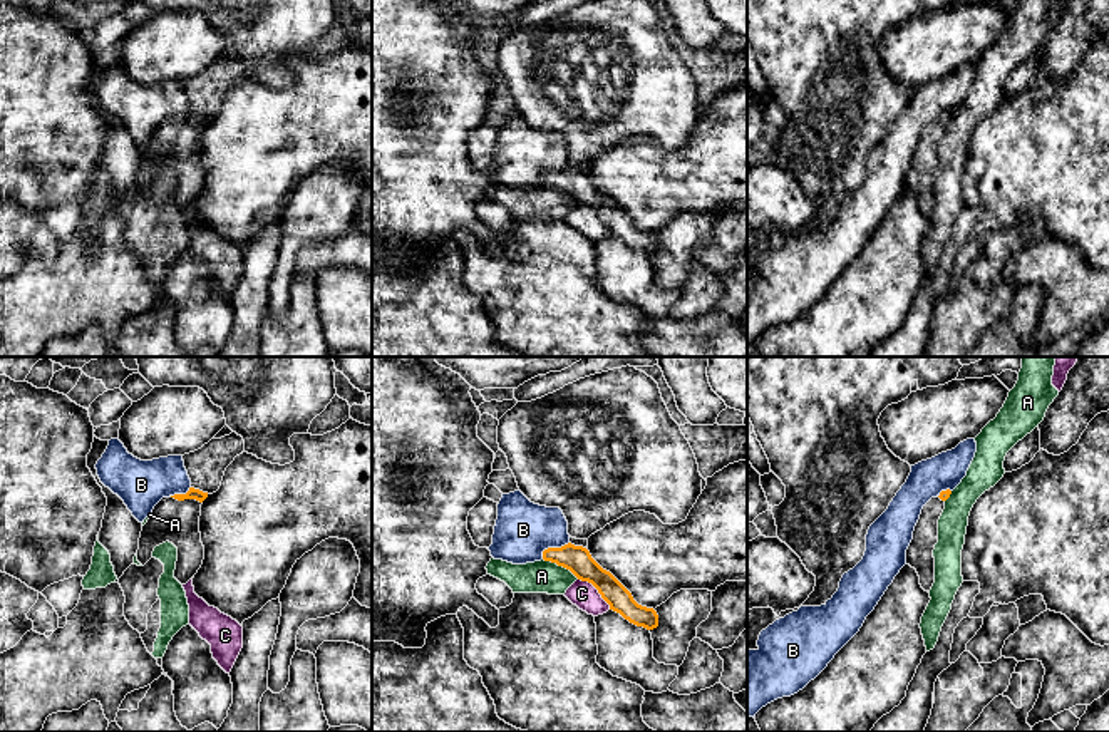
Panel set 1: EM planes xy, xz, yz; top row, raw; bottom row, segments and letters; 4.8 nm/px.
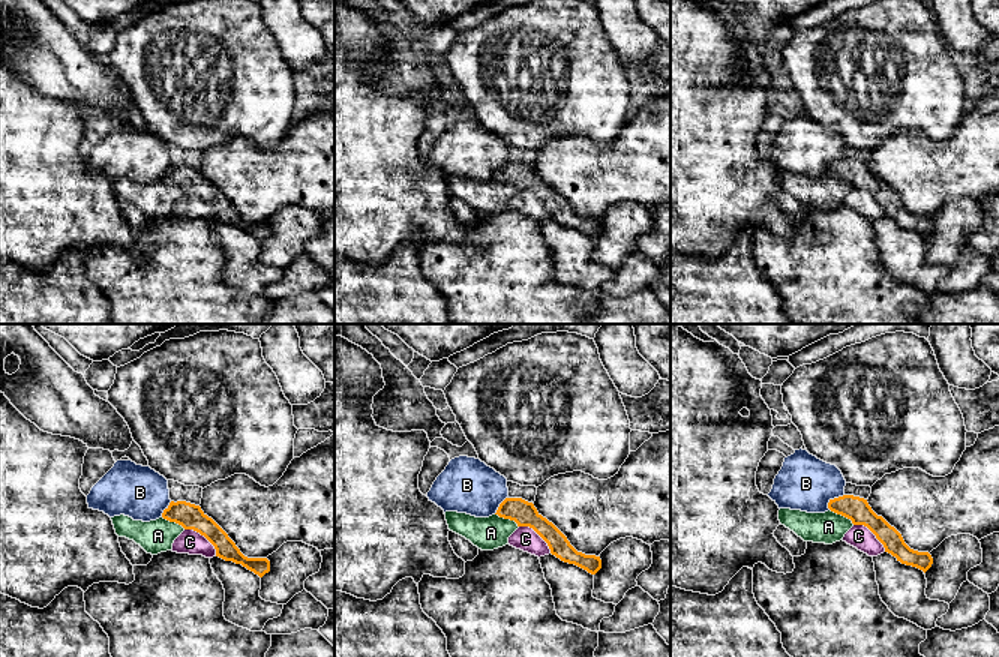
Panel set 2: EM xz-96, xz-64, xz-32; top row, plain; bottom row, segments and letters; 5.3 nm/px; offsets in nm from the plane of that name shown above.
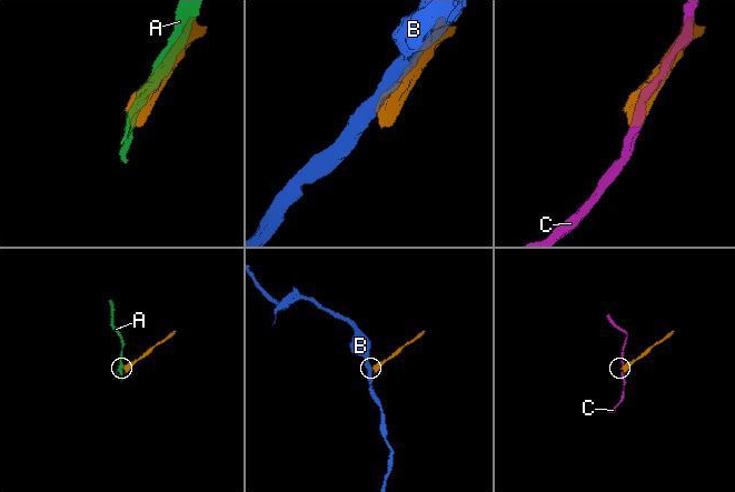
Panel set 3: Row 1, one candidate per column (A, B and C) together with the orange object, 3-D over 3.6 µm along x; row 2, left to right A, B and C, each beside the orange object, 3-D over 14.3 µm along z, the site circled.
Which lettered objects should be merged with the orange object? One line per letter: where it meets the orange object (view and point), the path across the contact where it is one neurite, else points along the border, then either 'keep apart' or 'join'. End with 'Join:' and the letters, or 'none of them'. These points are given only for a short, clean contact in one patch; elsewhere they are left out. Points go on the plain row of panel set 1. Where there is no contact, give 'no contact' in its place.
A: meets orange in xz at (562, 190); keep apart
B: meets orange in xz at (551, 173); border along xz (568, 166), (560, 171), (548, 171), (541, 183); keep apart
C: meets orange in xz at (597, 213); keep apart
Join: none of them

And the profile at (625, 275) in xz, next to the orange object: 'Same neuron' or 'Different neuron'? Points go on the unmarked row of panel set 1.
Different neuron

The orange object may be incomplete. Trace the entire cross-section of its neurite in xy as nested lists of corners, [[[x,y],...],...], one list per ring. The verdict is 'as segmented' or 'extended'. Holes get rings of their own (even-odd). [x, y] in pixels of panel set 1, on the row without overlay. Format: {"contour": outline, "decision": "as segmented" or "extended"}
{"contour": [[[189,112],[186,119],[162,122],[142,151],[137,186],[144,191],[156,171],[169,166],[178,173],[174,203],[186,209],[203,189],[204,171],[199,157],[201,129],[208,117]]], "decision": "extended"}

